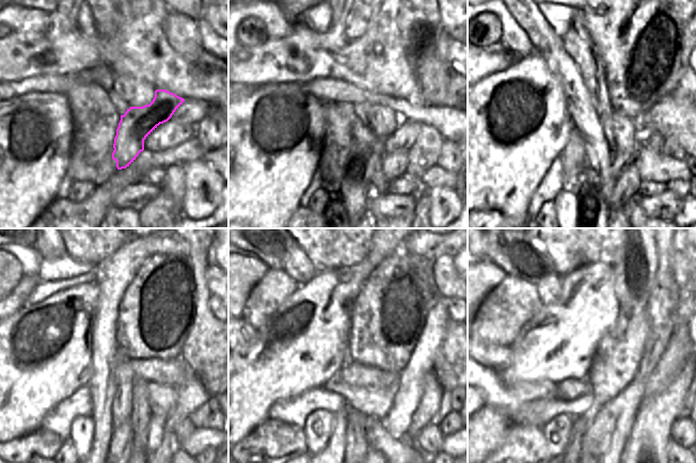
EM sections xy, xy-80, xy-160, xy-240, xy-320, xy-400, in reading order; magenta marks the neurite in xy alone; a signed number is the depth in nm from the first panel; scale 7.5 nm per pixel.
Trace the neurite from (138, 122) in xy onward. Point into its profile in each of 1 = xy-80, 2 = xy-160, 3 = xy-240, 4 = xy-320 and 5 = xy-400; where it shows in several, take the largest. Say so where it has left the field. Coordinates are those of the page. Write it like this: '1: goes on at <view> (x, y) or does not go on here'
1: goes on at xy-80 (364, 169)
2: goes on at xy-160 (597, 187)
3: goes on at xy-240 (120, 445)
4: does not go on here
5: does not go on here

